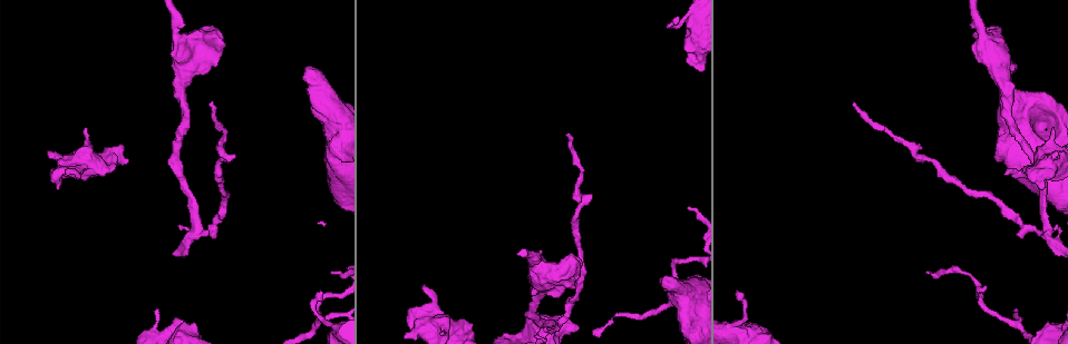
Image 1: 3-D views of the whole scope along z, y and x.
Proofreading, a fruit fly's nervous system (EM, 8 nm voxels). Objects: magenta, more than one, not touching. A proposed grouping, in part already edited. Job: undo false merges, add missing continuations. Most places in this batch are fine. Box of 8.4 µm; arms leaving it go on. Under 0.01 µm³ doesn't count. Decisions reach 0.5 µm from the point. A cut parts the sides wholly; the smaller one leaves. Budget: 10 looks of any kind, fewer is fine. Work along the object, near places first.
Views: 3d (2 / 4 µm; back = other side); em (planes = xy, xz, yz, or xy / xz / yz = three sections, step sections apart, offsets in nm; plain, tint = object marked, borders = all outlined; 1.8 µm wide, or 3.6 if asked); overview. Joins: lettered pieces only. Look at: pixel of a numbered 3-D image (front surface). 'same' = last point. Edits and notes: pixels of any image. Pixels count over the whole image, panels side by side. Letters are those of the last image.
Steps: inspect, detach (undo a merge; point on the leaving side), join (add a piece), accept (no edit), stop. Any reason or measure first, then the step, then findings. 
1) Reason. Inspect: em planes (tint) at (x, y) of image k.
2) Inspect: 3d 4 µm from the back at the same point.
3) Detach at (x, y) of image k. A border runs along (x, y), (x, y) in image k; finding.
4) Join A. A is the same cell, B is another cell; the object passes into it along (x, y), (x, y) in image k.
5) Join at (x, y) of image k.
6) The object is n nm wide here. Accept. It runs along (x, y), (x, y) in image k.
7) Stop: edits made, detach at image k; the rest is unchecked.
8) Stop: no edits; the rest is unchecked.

Inspect: em planes (tint) at (315, 323) of image 1.

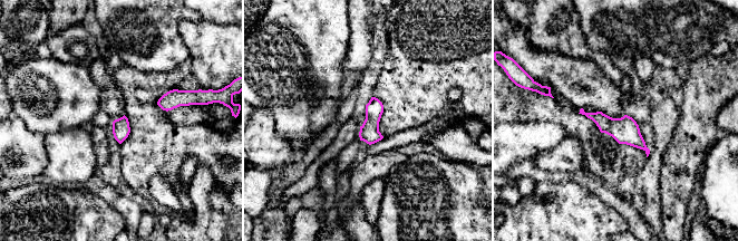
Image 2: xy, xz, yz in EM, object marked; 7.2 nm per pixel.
Inspect: em planes (borders) at the same point.

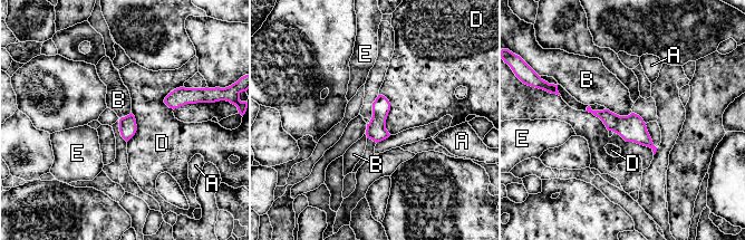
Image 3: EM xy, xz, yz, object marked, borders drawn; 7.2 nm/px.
Accept. A, B, D and E are other cells; a border runs along (607, 108), (619, 115), (631, 113) in image 3; all the same neuron.

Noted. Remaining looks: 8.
Long arm stops here. Inspect: 3d 2 µm at (688, 207) of image 1.

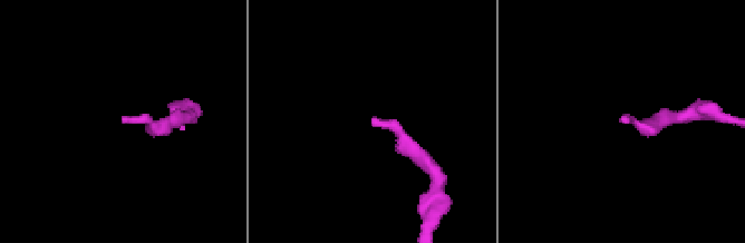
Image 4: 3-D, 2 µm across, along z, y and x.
Inspect: em planes (borders) at (372, 122) of image 4.

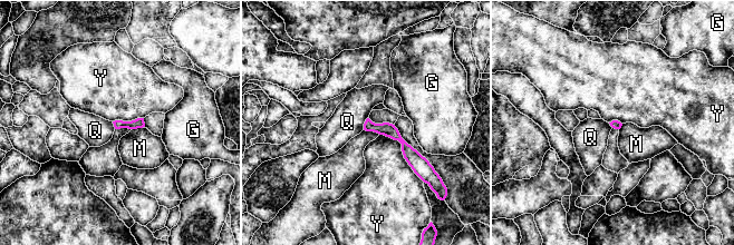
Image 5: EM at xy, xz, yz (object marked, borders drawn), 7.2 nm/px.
Accept. G, M, Q and Y are other cells; a border runs along (368, 117), (363, 129) in image 5; no lettered piece goes on from it.

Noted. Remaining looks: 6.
Thin end. Inspect: em xy step 8 (tint) at (853, 104) of image 1.

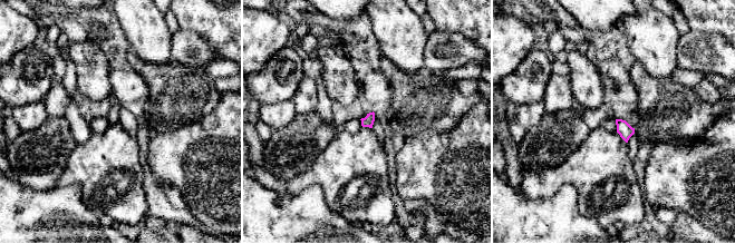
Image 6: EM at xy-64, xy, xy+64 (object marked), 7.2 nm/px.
Another direction. Inspect: em planes (borders) at the same point.

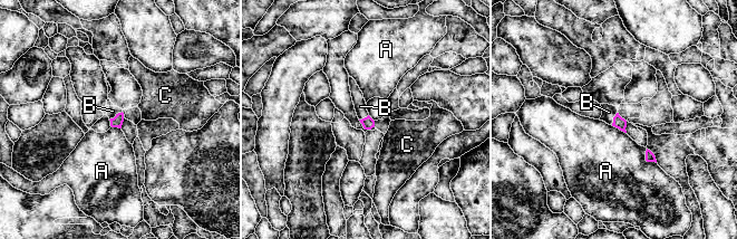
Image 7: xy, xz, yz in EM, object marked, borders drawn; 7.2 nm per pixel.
The longest contact is with A, 130 nm. Join B. B is the same cell, A and C are other cells; the object passes into it along (117, 121), (116, 115), (113, 111) in image 7; it goes on there.

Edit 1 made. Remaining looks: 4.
Inspect: overview.

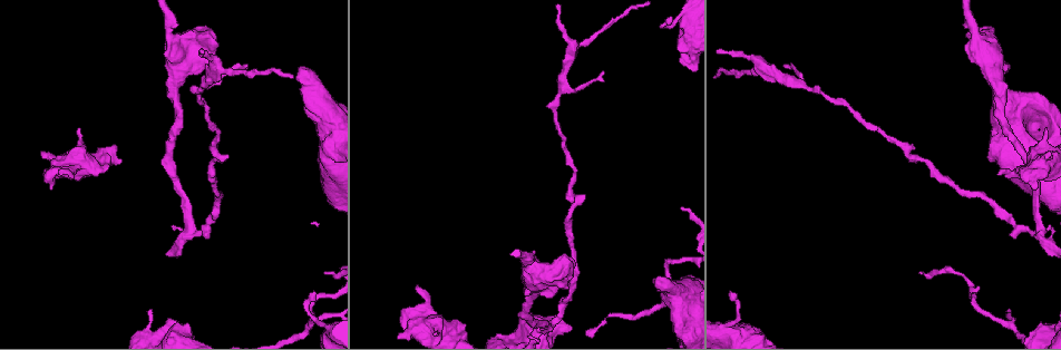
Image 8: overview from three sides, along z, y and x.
Branch stops here. Inspect: 3d 2 µm at (50, 186) of image 8.

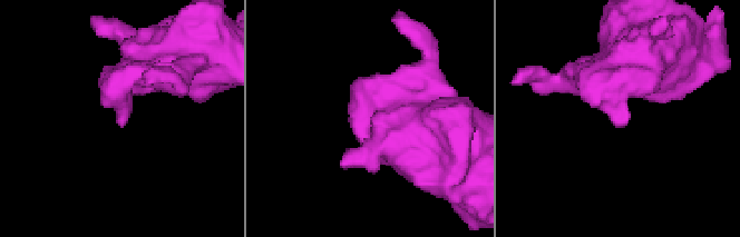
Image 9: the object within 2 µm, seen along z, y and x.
Inspect: em planes (borders) at (117, 122) of image 9.

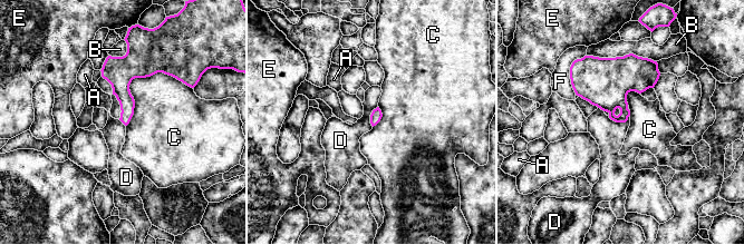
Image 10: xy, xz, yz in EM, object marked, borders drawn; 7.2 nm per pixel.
Accept. A, B, C, D, E and F are other cells; a border runs along (629, 115), (625, 121), (608, 116) in image 10; no lettered piece goes on from it.

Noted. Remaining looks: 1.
Stop: edits made, join at image 7; the rest is unchecked.

